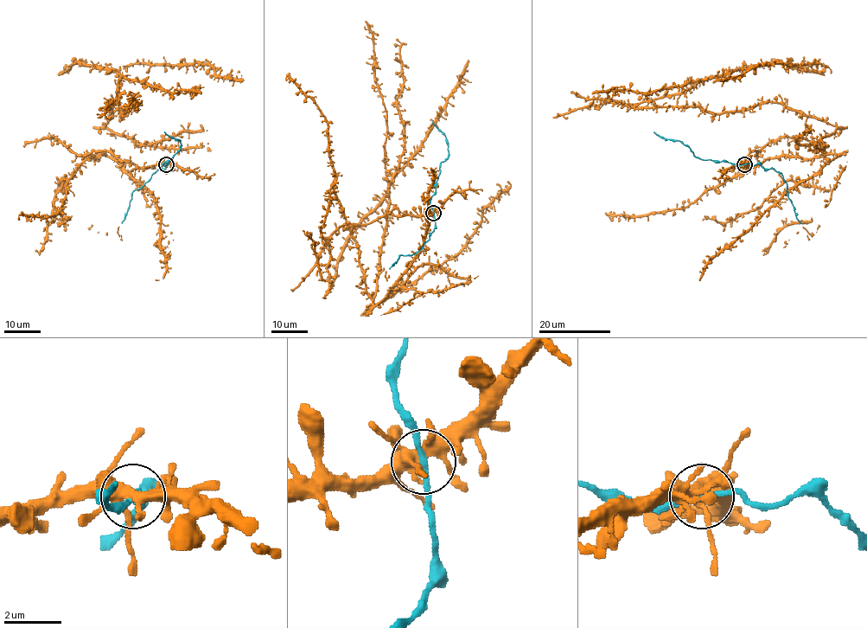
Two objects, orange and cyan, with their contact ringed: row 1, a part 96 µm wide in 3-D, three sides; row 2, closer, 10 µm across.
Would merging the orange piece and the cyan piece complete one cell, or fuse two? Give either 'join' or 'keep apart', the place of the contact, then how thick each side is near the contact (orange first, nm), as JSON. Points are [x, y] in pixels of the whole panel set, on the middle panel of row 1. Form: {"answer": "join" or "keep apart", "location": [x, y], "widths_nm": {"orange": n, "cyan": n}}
{"answer": "join", "location": [433, 213], "widths_nm": {"orange": 400, "cyan": 170}}

